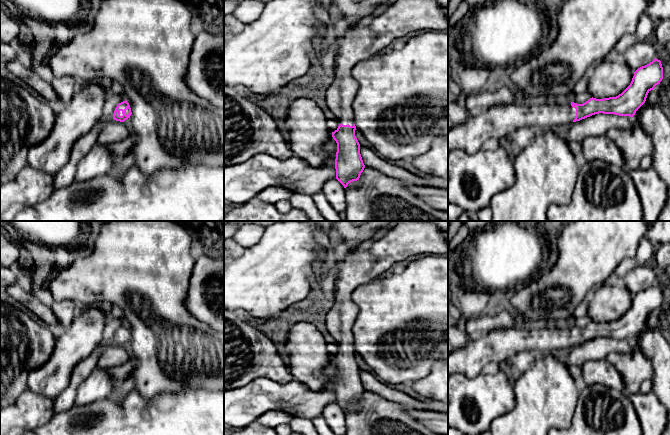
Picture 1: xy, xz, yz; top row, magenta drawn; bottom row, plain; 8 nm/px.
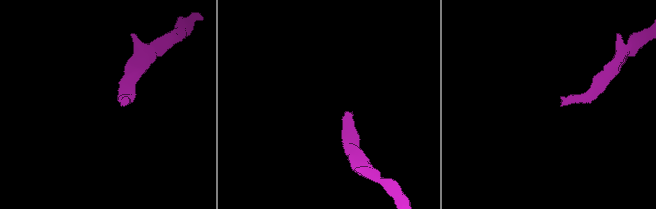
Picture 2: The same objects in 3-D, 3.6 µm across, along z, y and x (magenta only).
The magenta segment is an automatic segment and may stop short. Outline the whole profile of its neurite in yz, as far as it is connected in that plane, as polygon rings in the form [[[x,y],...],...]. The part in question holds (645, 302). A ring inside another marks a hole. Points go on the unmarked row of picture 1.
[[[655,282],[638,292],[630,309],[616,321],[592,321],[583,328],[554,323],[518,324],[511,328],[499,325],[479,339],[468,339],[464,347],[448,354],[448,378],[454,374],[475,378],[489,362],[499,363],[525,350],[549,353],[557,349],[571,349],[599,337],[633,341],[645,327],[648,317],[662,303],[663,291]]]

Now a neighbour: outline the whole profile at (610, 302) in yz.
[[[623,282],[603,284],[591,299],[587,316],[596,323],[616,321],[630,309],[633,300]]]

